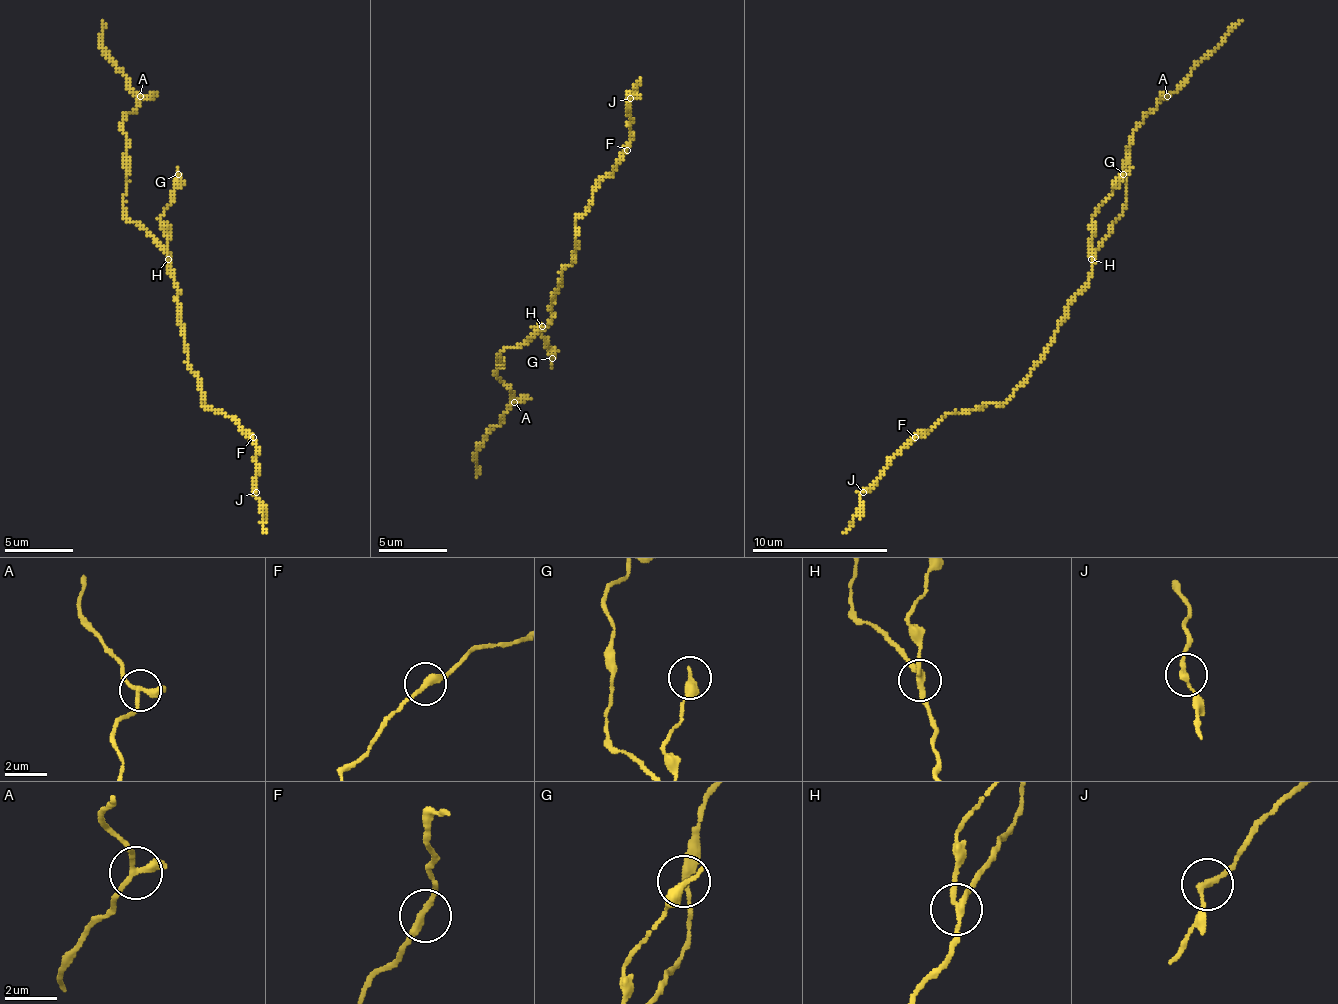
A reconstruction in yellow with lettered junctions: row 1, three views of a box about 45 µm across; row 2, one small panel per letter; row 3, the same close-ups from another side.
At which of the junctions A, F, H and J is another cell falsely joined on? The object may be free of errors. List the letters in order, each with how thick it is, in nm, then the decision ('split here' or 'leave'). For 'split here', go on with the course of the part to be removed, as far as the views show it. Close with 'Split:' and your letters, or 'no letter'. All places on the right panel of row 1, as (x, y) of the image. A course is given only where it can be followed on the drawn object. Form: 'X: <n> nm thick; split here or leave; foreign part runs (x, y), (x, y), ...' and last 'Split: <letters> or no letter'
A: 220 nm thick; leave
F: 280 nm thick; leave
H: 220 nm thick; split here; foreign part runs (1092, 260), (1092, 215), (1133, 167)
J: 240 nm thick; leave
Split: H

